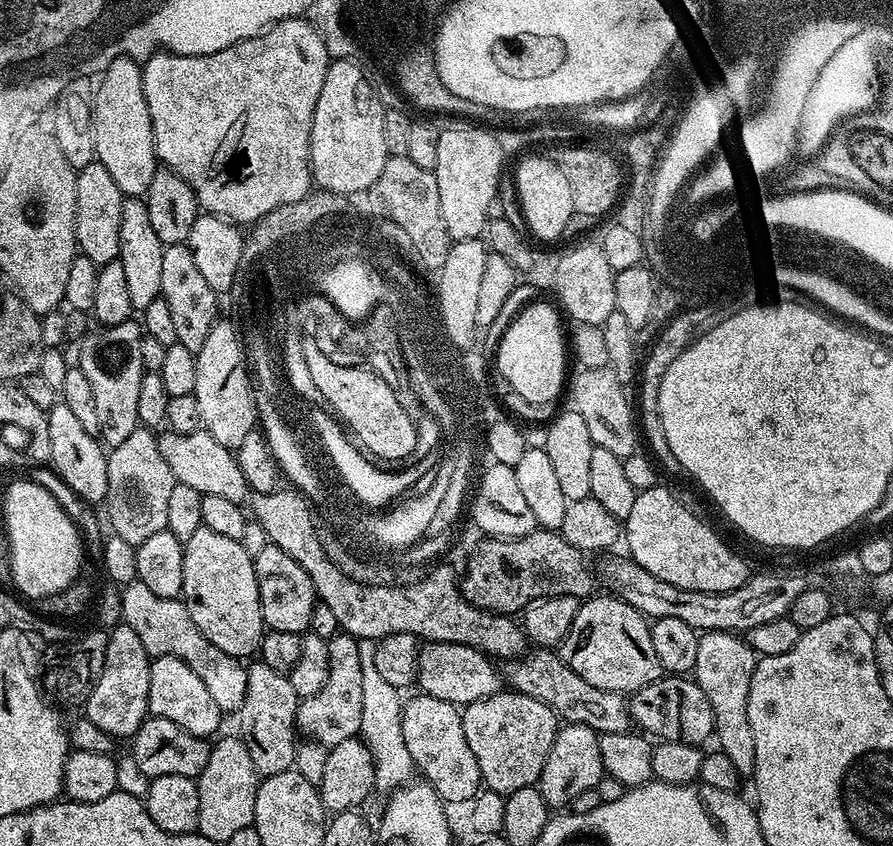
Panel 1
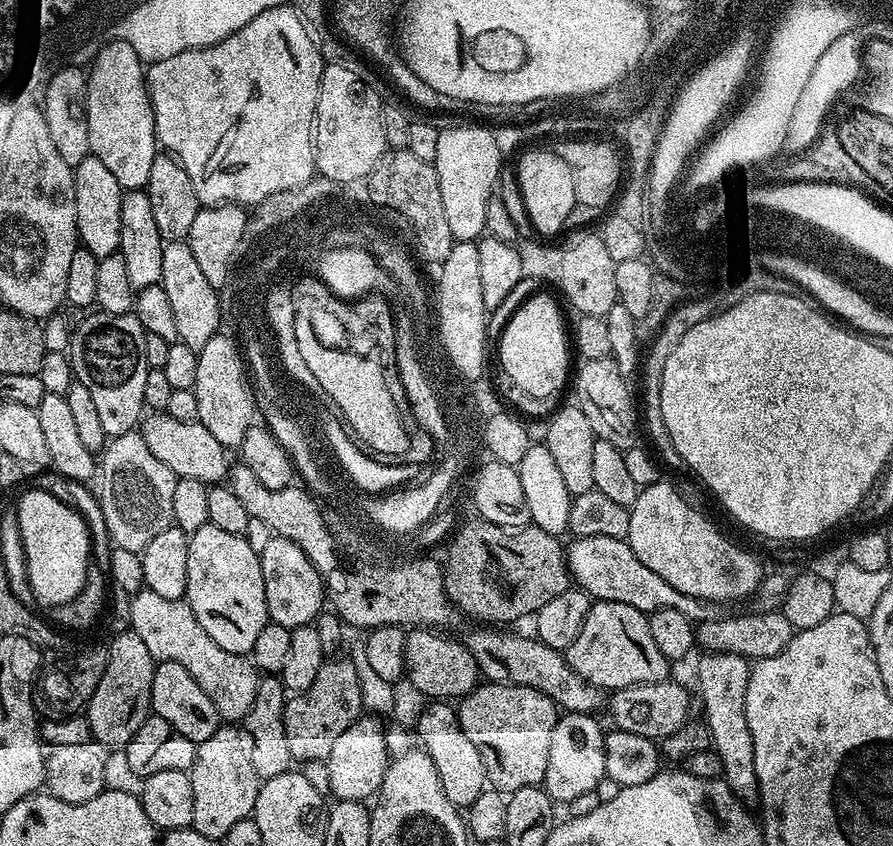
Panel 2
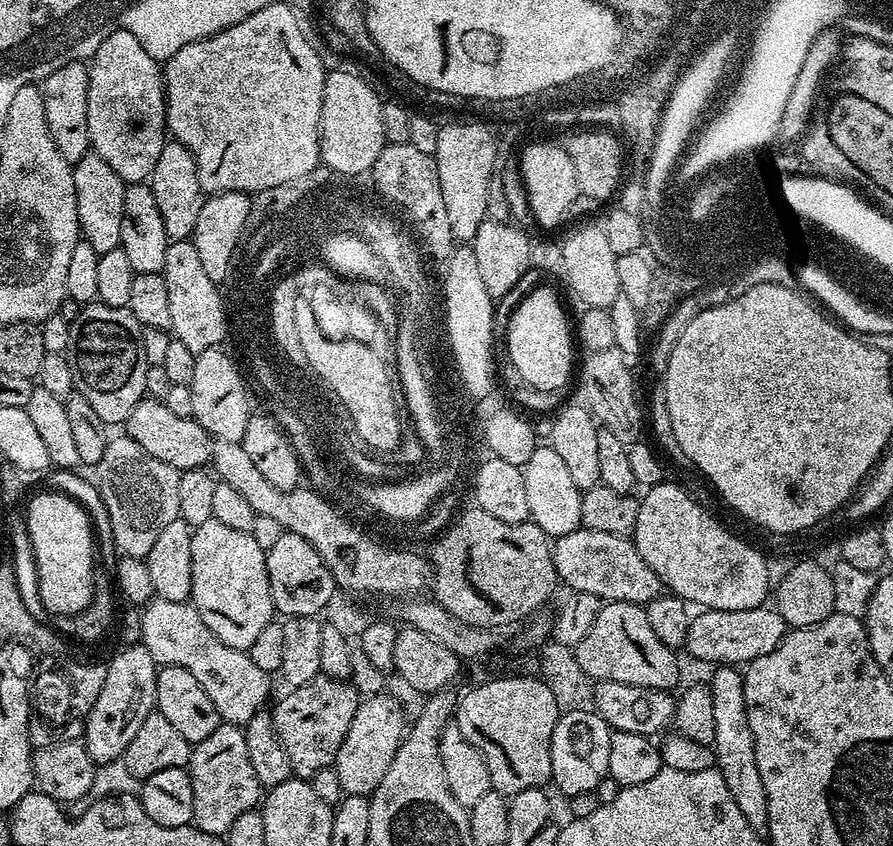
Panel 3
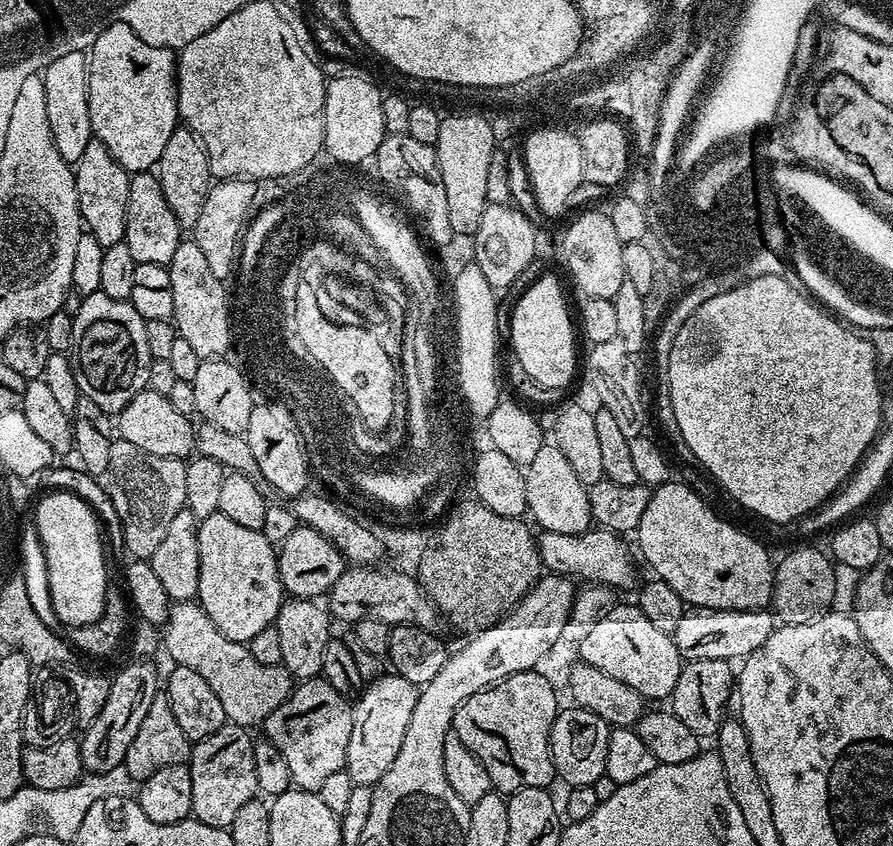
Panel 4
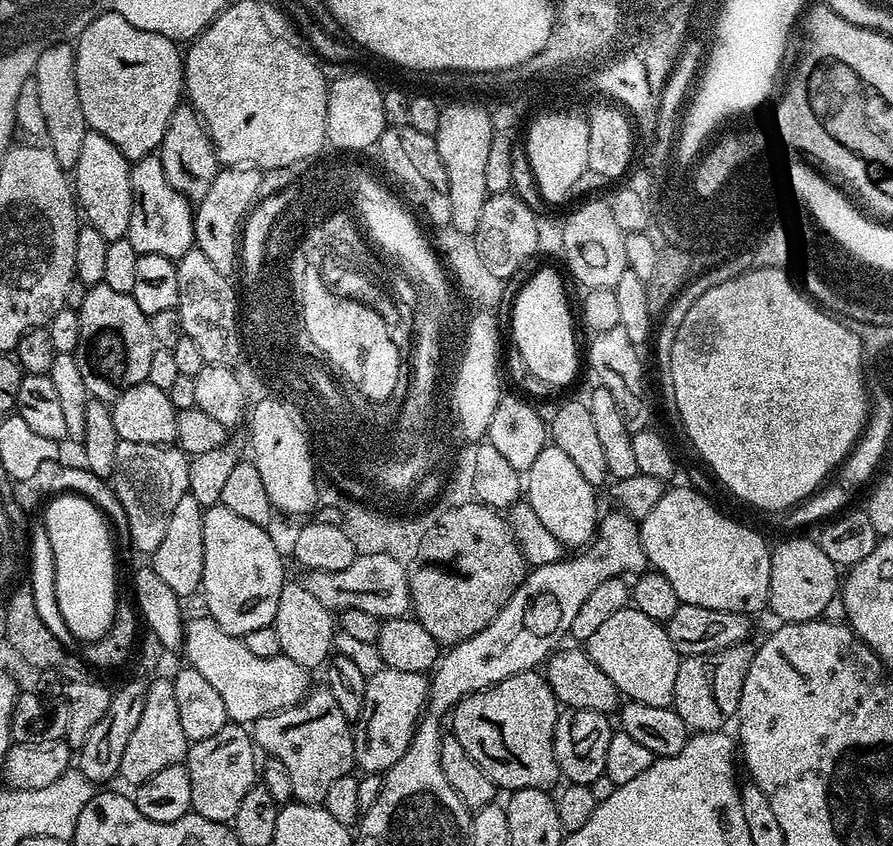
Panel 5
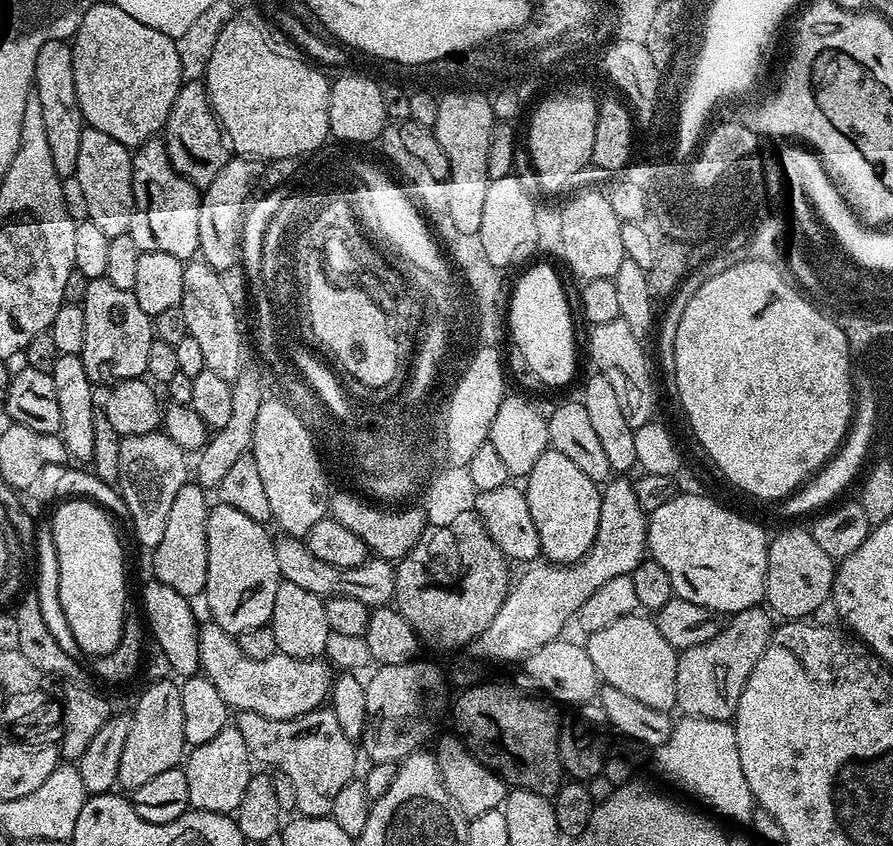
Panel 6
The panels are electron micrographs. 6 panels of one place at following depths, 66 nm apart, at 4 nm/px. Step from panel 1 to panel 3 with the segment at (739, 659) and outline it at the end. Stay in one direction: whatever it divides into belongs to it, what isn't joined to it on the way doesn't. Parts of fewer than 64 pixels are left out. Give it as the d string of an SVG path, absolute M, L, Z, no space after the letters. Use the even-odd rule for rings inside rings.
M716 666L711 669L712 701L714 702L714 742L710 745L716 753L714 767L722 774L726 790L732 788L761 788L762 774L758 774L758 758L754 758L754 734L750 730L750 718L746 718L746 698L744 697L744 678L736 666Z

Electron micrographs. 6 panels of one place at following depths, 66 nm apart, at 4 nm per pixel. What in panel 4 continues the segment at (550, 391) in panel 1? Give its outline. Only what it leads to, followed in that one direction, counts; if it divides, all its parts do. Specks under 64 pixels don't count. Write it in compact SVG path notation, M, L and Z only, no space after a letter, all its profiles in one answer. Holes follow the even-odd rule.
M540 276L524 293L520 296L520 301L512 308L512 352L516 355L516 360L520 363L520 368L533 380L536 384L541 384L544 388L564 388L572 379L575 378L576 372L578 376L578 356L576 360L576 336L578 340L578 332L574 327L574 316L568 313L568 300L564 297L564 288L560 285L560 280L556 276Z

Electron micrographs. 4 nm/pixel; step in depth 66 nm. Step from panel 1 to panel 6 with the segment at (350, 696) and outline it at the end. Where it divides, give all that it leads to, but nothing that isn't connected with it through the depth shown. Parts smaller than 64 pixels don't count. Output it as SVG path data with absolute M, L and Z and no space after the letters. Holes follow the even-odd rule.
M321 706L310 710L301 716L295 716L289 720L279 720L278 718L266 718L262 714L254 714L253 712L236 712L234 716L234 727L242 734L242 738L246 738L246 750L252 756L253 761L257 765L267 766L269 769L286 774L286 778L290 778L290 782L294 782L294 798L296 799L296 812L301 816L327 816L331 817L332 807L334 806L334 797L338 794L338 790L342 790L342 786L346 786L357 775L356 772L356 752L358 756L357 745L350 738L346 738L346 734L342 734L342 725L339 724L338 718L334 718L334 710L330 706Z

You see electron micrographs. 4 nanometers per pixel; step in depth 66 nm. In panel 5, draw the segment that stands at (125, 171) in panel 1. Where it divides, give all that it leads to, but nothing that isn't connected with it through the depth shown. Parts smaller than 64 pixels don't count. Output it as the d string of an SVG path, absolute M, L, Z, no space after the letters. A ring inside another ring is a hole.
M104 12L100 16L94 18L92 22L80 31L79 39L74 44L76 50L76 85L78 86L78 102L82 102L82 114L86 118L89 129L91 131L102 134L106 138L110 138L110 142L114 142L114 146L118 146L118 150L122 150L122 154L129 162L135 162L144 156L151 156L159 149L162 142L162 134L166 134L166 126L170 122L170 114L174 114L174 110L181 107L182 97L185 95L184 90L184 56L178 49L177 41L166 38L162 34L154 34L146 30L138 30L138 26L134 26L130 22L126 22L126 18L122 18L117 12Z

